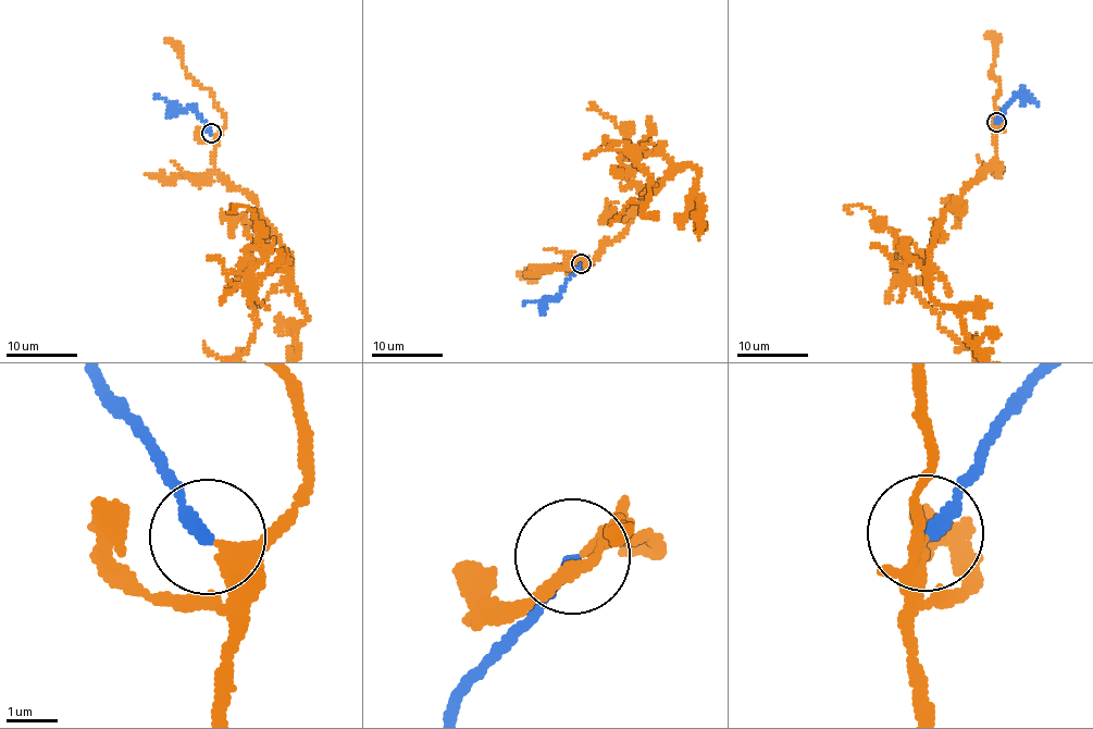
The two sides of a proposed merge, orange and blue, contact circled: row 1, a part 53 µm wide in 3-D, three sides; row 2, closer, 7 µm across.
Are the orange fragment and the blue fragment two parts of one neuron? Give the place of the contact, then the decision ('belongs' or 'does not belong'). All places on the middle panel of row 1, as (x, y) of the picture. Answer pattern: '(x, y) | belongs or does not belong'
(581, 263) | belongs

